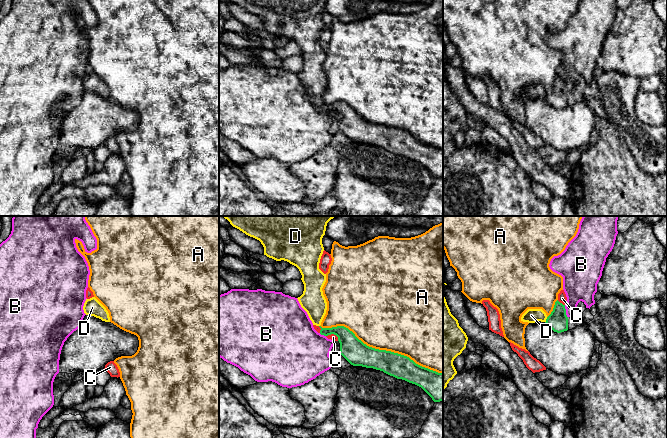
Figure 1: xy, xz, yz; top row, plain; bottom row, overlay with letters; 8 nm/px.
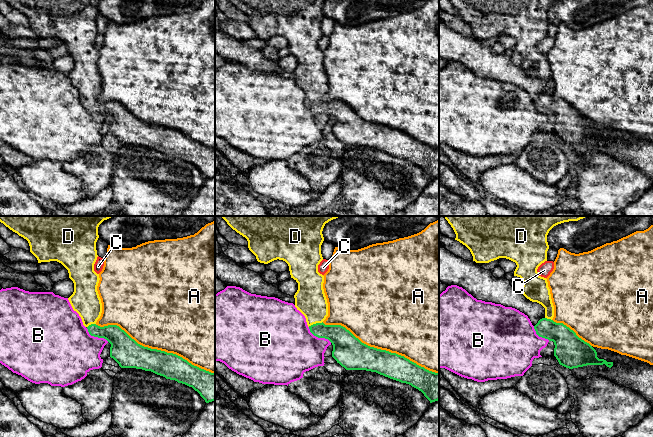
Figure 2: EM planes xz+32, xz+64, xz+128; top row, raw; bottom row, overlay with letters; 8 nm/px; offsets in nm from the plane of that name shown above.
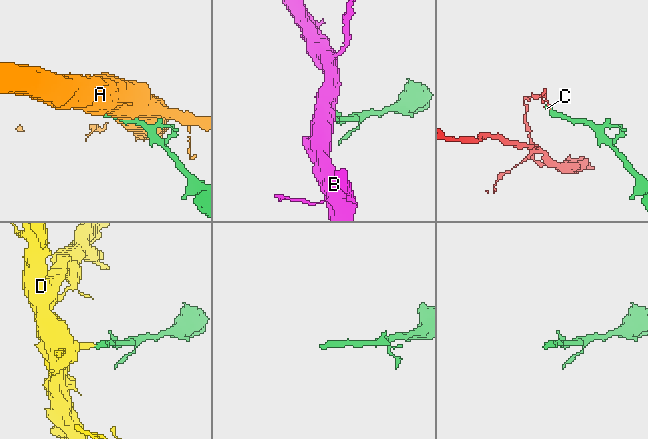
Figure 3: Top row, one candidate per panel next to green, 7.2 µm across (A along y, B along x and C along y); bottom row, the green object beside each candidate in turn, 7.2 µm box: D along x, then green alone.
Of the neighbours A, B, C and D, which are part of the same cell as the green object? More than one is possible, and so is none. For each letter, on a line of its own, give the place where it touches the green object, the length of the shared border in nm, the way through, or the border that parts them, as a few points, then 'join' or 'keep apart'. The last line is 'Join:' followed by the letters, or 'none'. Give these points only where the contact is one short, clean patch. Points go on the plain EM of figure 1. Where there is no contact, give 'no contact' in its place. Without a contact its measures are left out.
A: xz (381, 126) | 1050 nm | keep apart
B: yz (565, 87) | 110 nm | along yz (564, 81), (567, 93) | keep apart
C: yz (561, 79) | 80 nm | along yz (557, 76), (564, 81) | keep apart
D: yz (546, 96) | 50 nm | across yz (558, 97), (546, 96), (540, 91), (531, 91) | join
Join: D

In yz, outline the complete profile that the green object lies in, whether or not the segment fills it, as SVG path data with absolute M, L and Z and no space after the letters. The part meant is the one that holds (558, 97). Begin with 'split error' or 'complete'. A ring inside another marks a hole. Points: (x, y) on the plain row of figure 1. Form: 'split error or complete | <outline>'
split error | M558 76L549 92L542 85L528 85L521 93L521 97L535 99L545 98L554 108L561 109L568 106L568 93L565 81Z

